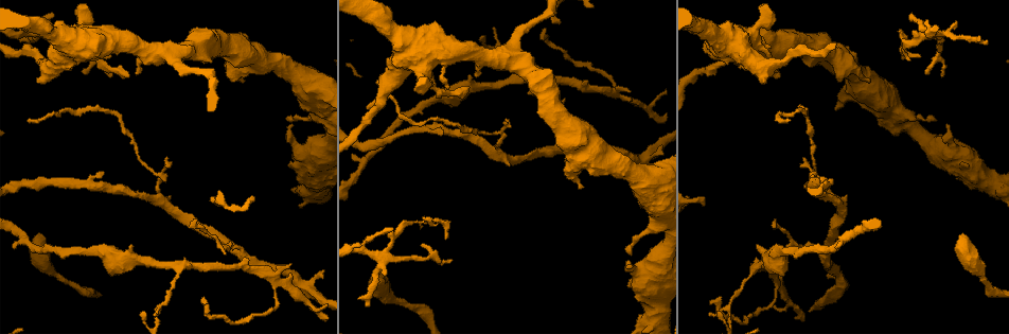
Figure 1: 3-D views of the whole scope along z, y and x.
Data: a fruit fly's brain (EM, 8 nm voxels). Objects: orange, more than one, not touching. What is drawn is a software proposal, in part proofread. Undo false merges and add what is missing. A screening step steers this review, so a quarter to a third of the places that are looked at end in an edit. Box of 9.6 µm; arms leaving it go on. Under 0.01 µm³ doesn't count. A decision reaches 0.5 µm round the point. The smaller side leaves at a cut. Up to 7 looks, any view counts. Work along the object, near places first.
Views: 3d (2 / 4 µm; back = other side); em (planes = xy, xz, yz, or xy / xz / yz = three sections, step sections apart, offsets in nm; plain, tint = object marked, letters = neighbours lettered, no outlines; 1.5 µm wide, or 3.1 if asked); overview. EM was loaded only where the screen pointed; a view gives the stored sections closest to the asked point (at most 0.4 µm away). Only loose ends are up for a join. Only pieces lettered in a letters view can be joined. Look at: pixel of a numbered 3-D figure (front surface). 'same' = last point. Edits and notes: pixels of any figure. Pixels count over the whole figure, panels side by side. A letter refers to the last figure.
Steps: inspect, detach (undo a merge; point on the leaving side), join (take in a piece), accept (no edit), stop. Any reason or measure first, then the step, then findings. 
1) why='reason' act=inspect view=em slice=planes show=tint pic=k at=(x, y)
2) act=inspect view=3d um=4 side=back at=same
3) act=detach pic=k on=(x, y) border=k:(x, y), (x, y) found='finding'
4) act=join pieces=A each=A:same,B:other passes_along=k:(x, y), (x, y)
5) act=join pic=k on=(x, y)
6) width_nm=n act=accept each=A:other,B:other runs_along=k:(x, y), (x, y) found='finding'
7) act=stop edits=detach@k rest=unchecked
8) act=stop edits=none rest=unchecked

why='tapers out' act=inspect view=em slice=xz step=4 show=letters pic=1 at=(544, 29)

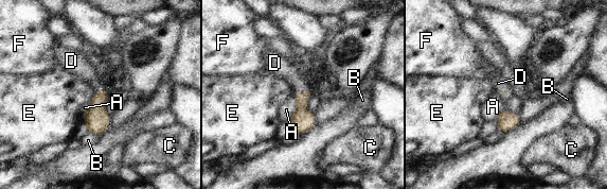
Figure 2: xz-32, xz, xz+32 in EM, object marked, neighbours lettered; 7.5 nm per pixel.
act=inspect view=em slice=planes show=letters at=same

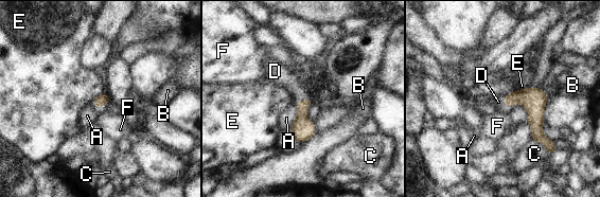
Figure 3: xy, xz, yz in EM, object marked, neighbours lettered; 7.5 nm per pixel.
act=join pieces=D each=A:other,B:other,C:other,D:same,E:other,F:other passes_along=3:(534, 100), (509, 106), (498, 102) found='the neuron continues'

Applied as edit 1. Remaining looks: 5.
why='three arms meet' act=inspect view=3d um=2 pic=1 at=(614, 92)

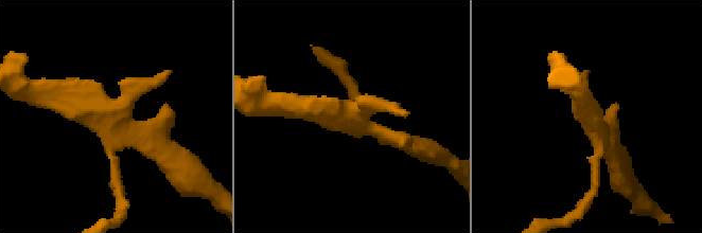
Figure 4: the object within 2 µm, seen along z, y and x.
act=inspect view=em slice=xy step=4 show=letters pic=4 at=(596, 131)

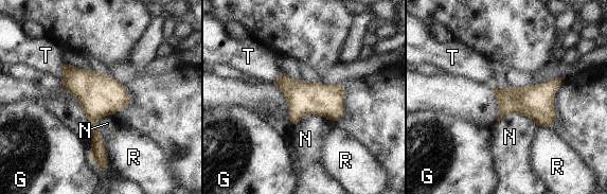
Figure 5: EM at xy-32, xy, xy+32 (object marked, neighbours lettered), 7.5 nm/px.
act=accept each=G:other,N:other,R:other,T:other found='one neuron here'

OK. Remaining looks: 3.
why='thin end' act=inspect view=em slice=planes show=plain pic=1 at=(701, 203)

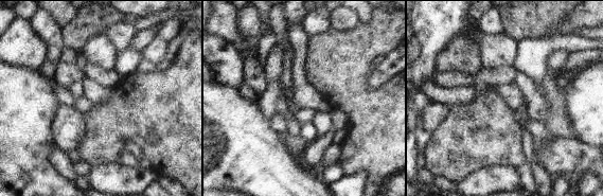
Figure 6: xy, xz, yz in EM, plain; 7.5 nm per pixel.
act=inspect view=em slice=planes show=tint at=same

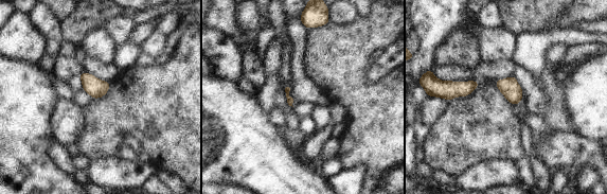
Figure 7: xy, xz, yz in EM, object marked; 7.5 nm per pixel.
why='see the neighbours' act=inspect view=em slice=planes show=letters at=same

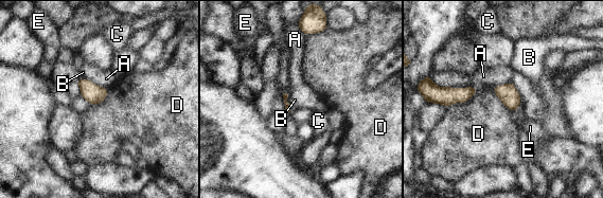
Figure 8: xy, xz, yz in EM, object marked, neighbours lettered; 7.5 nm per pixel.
longest_contact=D:280nm act=accept each=A:other,B:other,C:other,D:other,E:other border=8:(478, 89), (466, 101), (447, 107) found='none of them fits'

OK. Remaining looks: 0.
act=stop edits=join@3 rest=unchecked

